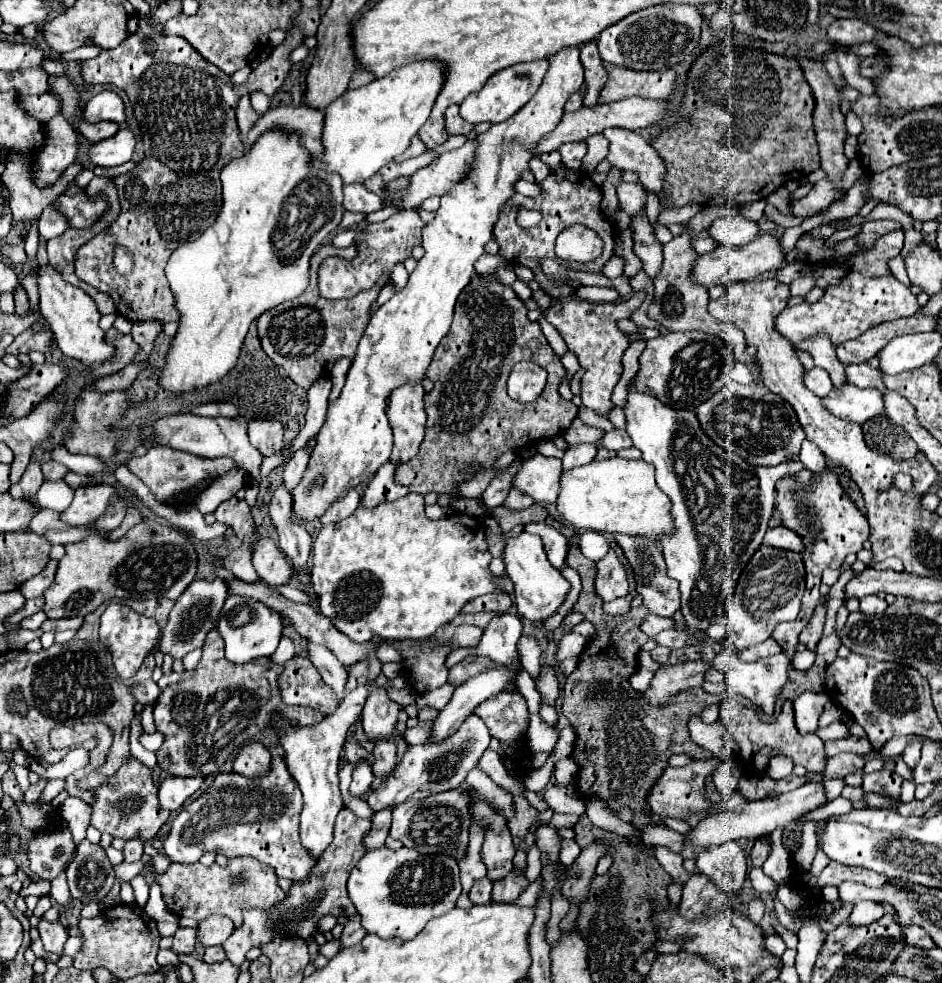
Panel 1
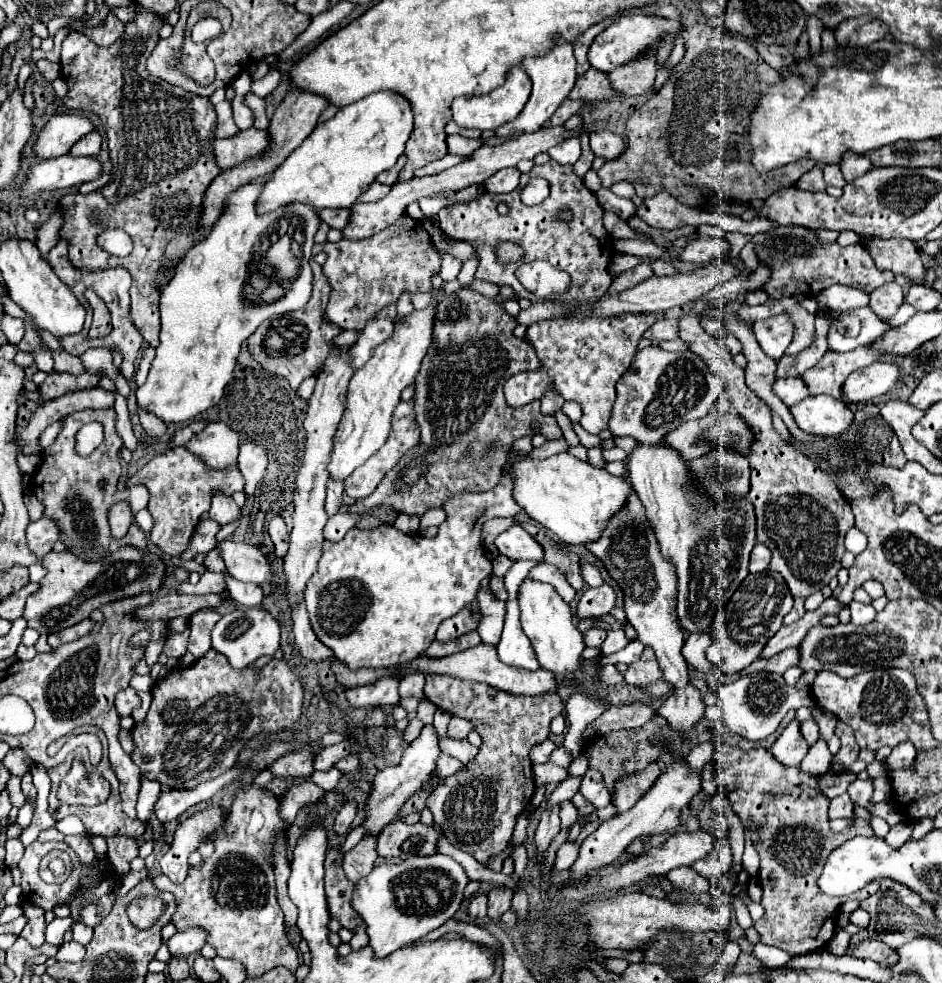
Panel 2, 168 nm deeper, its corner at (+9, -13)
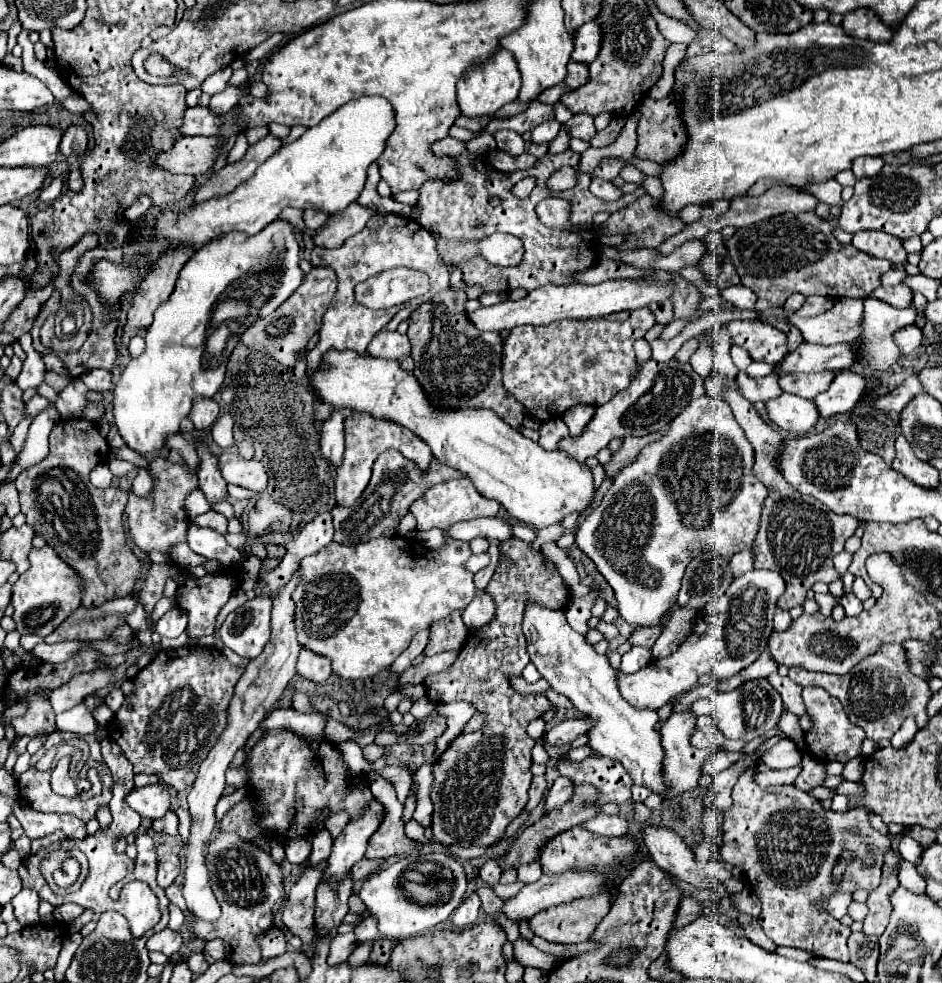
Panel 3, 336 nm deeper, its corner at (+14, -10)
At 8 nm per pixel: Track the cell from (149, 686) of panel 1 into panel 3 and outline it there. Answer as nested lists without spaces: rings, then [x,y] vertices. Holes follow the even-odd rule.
[[[115,688],[111,694],[107,694],[105,696],[105,704],[113,710],[113,712],[117,712],[119,708],[121,708],[121,704],[123,704],[123,692],[121,692],[121,688]]]

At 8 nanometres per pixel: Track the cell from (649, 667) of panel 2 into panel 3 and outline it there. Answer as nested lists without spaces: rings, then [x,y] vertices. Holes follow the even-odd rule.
[[[653,626],[653,628],[637,628],[633,630],[629,642],[633,646],[645,646],[645,648],[651,648],[655,644],[655,640],[659,638],[661,634],[661,628],[659,626]]]

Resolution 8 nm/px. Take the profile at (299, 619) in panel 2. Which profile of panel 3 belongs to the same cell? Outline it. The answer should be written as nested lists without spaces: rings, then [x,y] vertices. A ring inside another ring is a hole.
[[[301,648],[297,658],[297,672],[313,682],[323,682],[331,676],[331,664],[325,656],[317,656],[315,652]]]

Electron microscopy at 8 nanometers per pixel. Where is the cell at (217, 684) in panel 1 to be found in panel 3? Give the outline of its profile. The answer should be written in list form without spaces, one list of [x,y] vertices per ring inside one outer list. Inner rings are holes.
[[[211,646],[157,652],[151,664],[135,676],[135,694],[125,698],[127,702],[107,726],[111,740],[123,748],[135,774],[155,774],[171,788],[191,786],[197,778],[197,764],[205,760],[225,730],[227,708],[241,672]]]

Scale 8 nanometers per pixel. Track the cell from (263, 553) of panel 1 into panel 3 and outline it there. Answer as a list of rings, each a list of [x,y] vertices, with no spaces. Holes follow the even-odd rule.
[[[189,524],[187,532],[187,544],[191,546],[193,552],[221,562],[223,568],[239,568],[243,564],[243,554],[239,548],[233,548],[223,534],[211,530],[211,528],[201,528],[195,524]]]

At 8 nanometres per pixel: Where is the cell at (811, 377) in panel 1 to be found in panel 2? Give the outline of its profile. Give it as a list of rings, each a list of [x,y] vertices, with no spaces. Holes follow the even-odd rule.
[[[796,377],[796,379],[776,379],[772,385],[772,391],[776,397],[780,397],[786,405],[794,405],[802,399],[806,399],[810,393],[806,391],[806,385]]]

